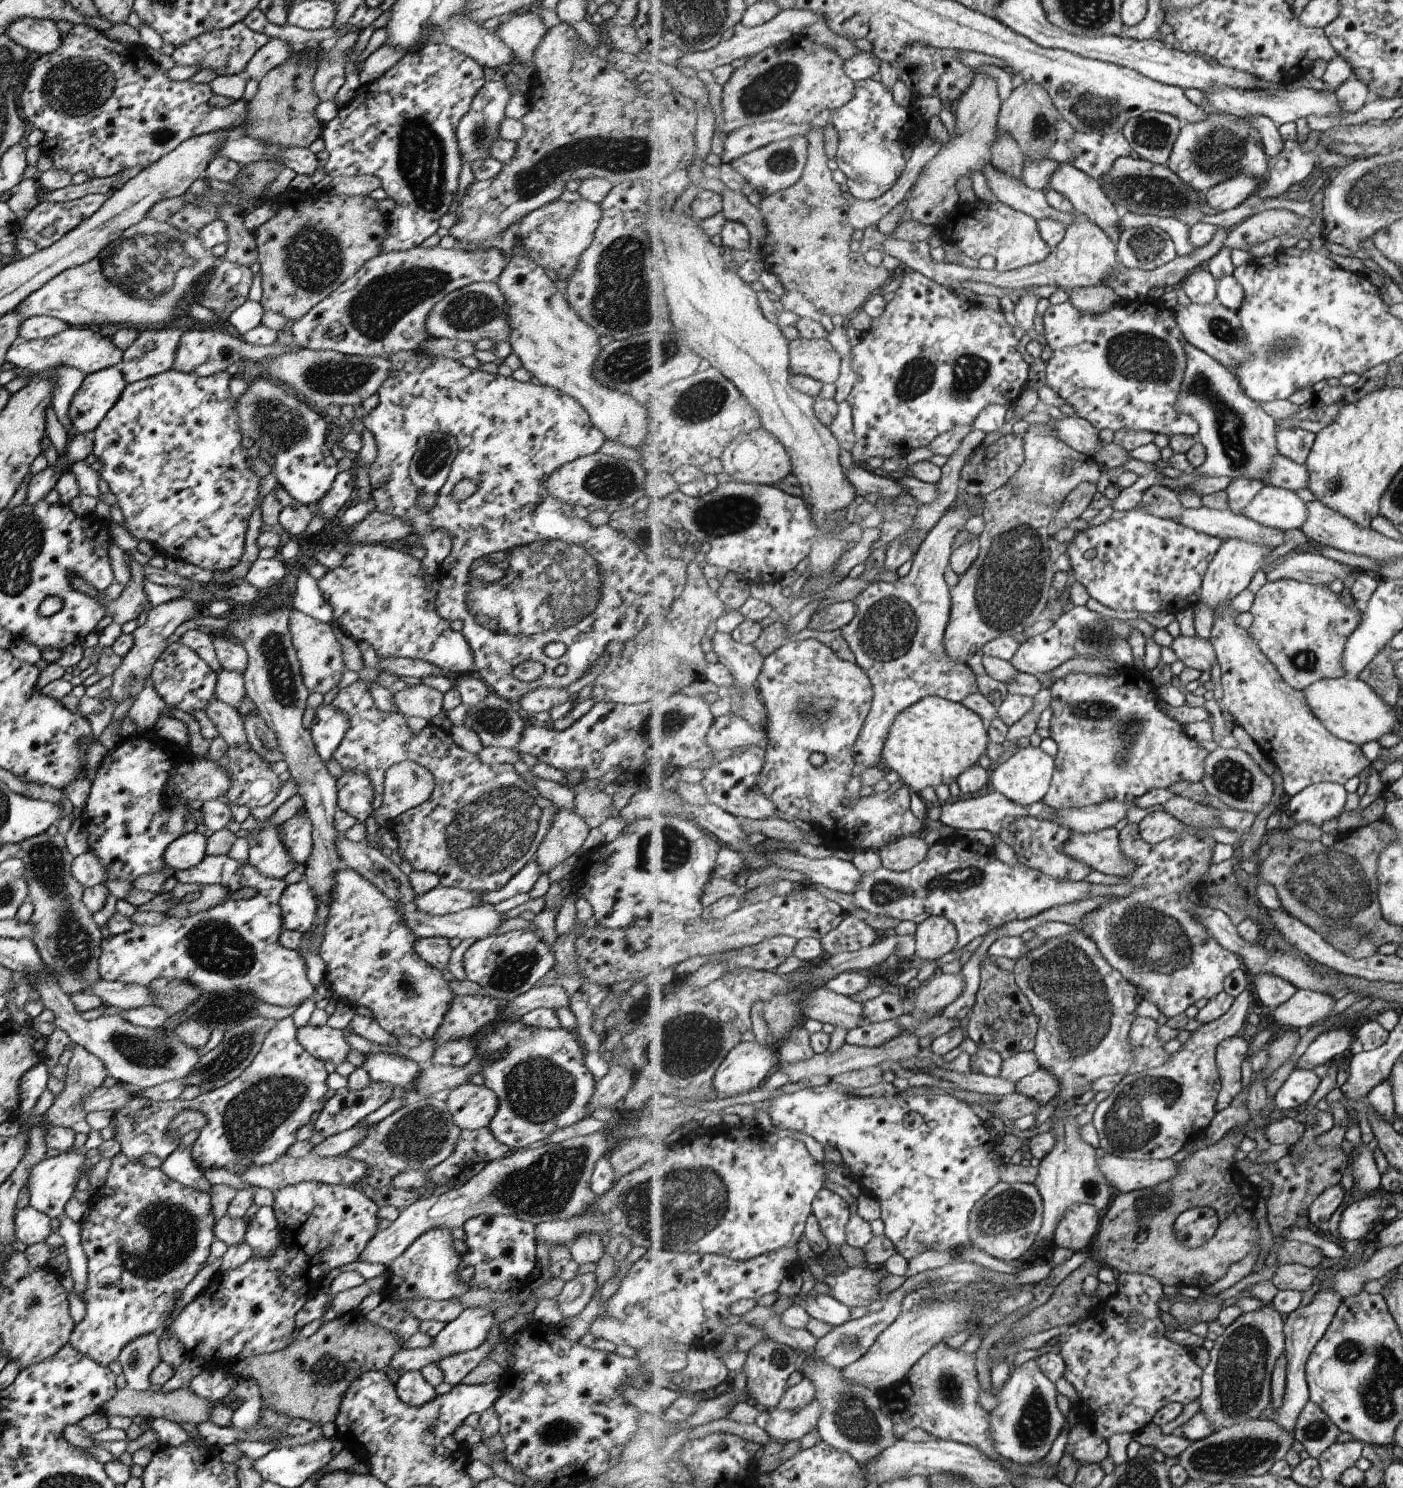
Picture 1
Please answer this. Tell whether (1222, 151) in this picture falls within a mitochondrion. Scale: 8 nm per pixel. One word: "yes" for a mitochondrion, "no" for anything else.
yes

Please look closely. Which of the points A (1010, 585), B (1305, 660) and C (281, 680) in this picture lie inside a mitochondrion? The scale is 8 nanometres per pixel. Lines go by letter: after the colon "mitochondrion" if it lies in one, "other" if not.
A: mitochondrion
B: mitochondrion
C: mitochondrion

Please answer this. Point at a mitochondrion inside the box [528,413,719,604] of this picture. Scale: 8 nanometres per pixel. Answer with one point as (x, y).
(608, 481)

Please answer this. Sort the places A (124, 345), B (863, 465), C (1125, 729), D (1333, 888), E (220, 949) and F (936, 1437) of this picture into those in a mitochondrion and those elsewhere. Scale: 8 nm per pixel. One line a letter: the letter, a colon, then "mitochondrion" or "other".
A: other
B: other
C: mitochondrion
D: mitochondrion
E: mitochondrion
F: other

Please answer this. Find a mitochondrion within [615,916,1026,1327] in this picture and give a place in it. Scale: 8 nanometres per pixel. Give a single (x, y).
(691, 1201)

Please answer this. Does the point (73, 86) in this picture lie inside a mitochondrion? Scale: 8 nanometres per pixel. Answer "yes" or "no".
yes

